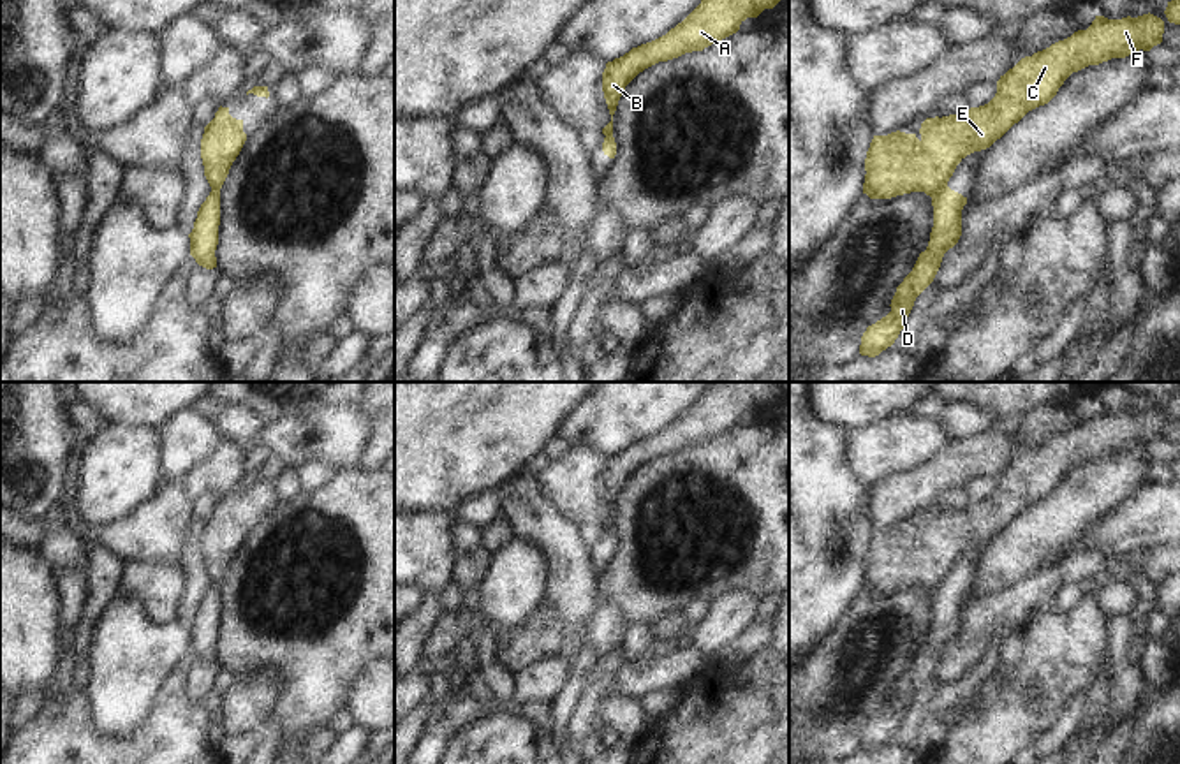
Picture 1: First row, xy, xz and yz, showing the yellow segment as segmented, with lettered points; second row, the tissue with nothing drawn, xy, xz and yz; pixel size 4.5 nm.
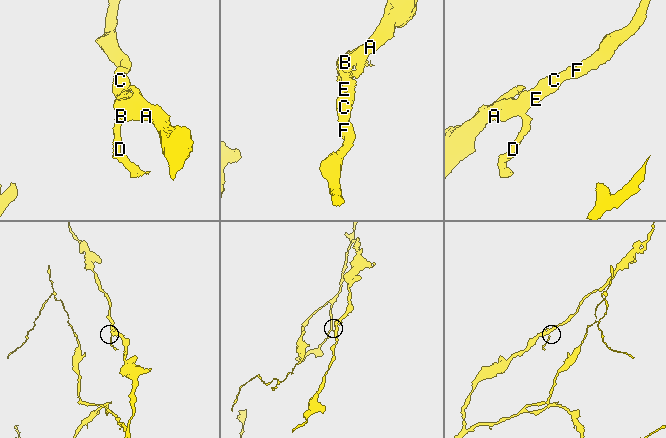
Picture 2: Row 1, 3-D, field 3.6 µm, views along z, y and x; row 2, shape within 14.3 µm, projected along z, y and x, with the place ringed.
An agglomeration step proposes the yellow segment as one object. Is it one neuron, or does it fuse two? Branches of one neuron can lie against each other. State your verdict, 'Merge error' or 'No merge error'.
Merge error

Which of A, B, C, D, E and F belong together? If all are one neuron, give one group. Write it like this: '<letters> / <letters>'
A B C E F / D

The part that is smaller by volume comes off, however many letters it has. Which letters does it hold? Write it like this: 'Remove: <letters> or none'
Remove: D

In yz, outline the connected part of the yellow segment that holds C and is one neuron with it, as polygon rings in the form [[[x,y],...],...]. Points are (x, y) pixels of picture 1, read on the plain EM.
[[[1154,408],[1138,412],[1108,414],[1095,410],[1087,424],[1078,424],[1071,431],[1050,442],[1021,452],[997,475],[995,491],[979,502],[970,502],[960,509],[926,512],[916,528],[891,526],[874,530],[865,553],[863,588],[870,593],[891,593],[911,586],[925,586],[933,591],[953,570],[956,560],[970,547],[990,542],[1029,505],[1048,498],[1073,468],[1088,459],[1099,459],[1111,452],[1125,452],[1139,444],[1150,445],[1162,437],[1164,415]]]

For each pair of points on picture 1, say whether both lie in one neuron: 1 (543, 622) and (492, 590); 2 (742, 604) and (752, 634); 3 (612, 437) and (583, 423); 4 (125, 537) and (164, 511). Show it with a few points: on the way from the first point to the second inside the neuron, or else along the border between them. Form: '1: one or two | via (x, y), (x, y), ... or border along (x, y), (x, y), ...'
1: two | border along (545, 599), (516, 627), (501, 629), (490, 622)
2: two | border along (752, 620), (717, 650)
3: one | via (604, 430), (597, 423), (590, 423)
4: one | via (134, 537), (155, 520)

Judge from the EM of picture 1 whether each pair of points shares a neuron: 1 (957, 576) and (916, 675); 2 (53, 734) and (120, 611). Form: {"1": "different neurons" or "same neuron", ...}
{"1": "same neuron", "2": "different neurons"}

